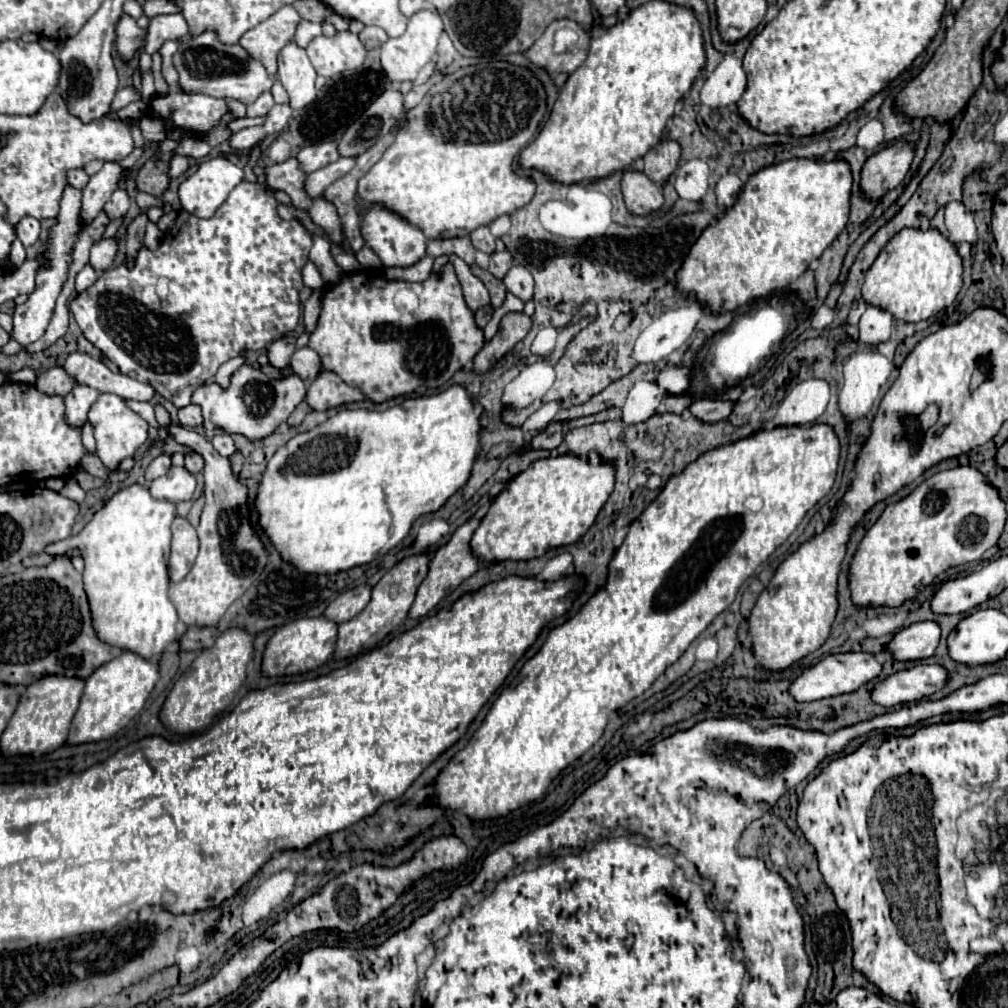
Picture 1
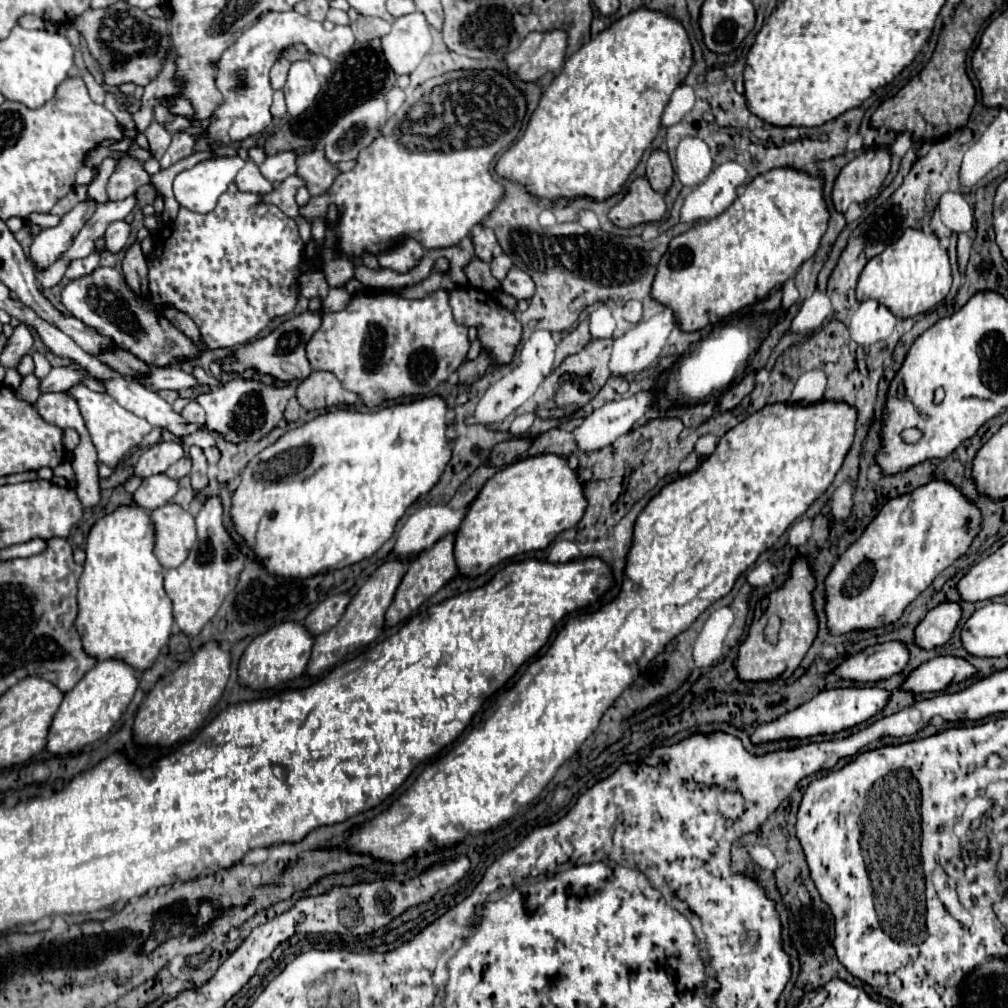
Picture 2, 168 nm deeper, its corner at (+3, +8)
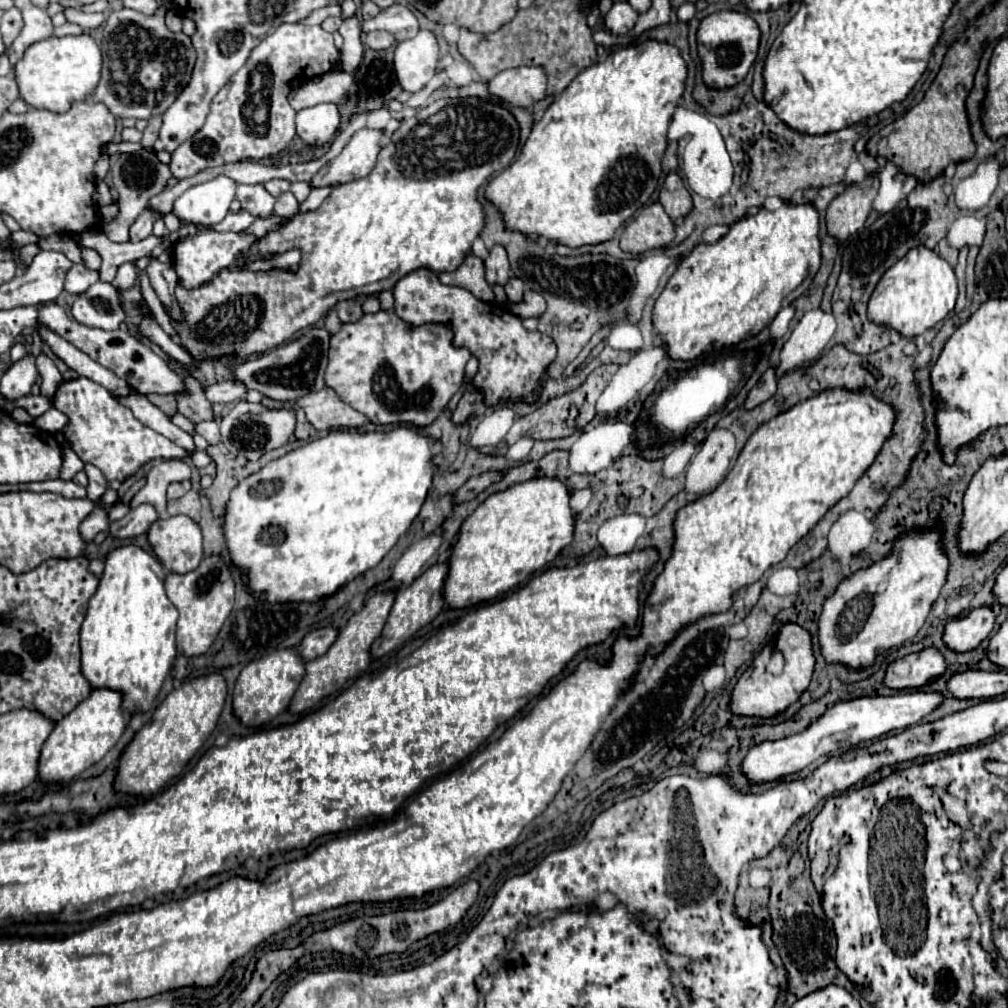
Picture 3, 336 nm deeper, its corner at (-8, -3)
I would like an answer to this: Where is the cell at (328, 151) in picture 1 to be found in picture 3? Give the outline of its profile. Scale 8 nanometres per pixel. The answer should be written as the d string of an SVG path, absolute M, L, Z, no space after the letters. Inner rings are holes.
M270 179L264 187L266 187L266 191L270 191L274 197L280 197L282 193L290 191L290 181L286 181L286 179Z

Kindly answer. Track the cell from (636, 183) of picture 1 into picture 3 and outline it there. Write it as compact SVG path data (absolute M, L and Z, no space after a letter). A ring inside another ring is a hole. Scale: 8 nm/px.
M652 203L634 217L620 235L620 247L626 253L640 255L650 249L664 247L676 237L674 223L666 215L662 203Z

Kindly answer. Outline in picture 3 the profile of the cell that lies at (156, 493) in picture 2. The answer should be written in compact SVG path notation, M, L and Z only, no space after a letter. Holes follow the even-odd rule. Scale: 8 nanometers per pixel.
M138 505L136 509L130 509L130 513L120 519L120 521L114 521L110 525L110 535L112 537L120 537L120 539L126 539L126 537L136 537L140 533L146 533L148 527L158 519L158 511L154 505Z

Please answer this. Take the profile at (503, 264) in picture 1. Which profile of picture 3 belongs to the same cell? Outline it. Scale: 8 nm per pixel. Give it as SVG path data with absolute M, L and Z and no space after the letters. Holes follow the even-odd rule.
M510 277L510 281L504 285L504 289L506 289L506 295L508 295L508 299L510 301L518 301L518 299L522 299L522 279L518 279L518 277Z

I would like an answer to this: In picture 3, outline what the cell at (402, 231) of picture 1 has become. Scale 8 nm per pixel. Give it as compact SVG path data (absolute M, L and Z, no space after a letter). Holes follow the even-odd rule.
M416 269L402 277L394 289L394 309L408 323L452 323L454 345L466 347L478 357L480 367L474 377L474 387L486 391L486 405L496 405L500 399L534 401L540 393L540 377L554 361L556 347L548 335L524 329L522 321L500 303L480 301L470 291L460 287L446 287L438 281L432 269Z

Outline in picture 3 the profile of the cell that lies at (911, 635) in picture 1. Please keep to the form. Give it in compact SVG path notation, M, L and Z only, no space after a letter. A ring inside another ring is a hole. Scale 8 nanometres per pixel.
M978 607L970 613L950 619L944 627L942 641L950 651L966 653L984 641L994 627L994 613L990 607Z

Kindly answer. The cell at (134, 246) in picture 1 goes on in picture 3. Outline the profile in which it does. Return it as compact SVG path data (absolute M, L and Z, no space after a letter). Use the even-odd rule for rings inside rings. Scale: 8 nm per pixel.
M170 359L170 369L182 377L184 381L184 391L176 393L176 403L178 403L178 413L188 417L192 423L200 423L206 419L212 419L212 409L210 401L204 397L200 381L186 369L176 359Z

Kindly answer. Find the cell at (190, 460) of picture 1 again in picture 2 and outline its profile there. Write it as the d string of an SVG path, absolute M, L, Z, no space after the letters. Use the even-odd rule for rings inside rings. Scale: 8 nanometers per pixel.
M185 456L185 458L181 458L177 464L173 464L171 468L167 468L163 474L165 474L165 476L171 476L173 480L179 480L179 478L187 476L189 470L191 470L191 458Z

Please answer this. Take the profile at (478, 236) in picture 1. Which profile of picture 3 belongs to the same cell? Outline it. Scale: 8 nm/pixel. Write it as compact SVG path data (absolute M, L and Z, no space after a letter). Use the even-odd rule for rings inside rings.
M494 245L490 249L488 259L484 261L486 265L486 281L490 285L500 283L504 285L510 279L510 263L508 263L508 253L502 245Z

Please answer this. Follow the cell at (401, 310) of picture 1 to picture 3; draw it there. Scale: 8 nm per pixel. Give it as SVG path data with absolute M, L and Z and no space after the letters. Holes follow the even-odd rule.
M394 309L362 315L356 323L344 323L330 339L326 385L338 391L344 403L350 403L356 411L362 411L372 423L414 423L418 427L430 425L446 409L448 401L462 385L464 367L472 355L468 349L456 347L452 339L454 331L446 323L424 323L414 327L400 319Z

